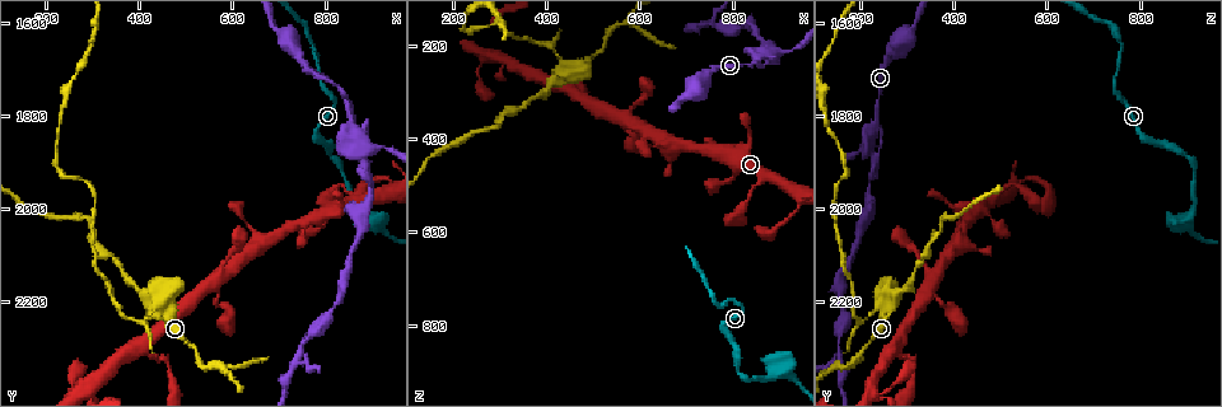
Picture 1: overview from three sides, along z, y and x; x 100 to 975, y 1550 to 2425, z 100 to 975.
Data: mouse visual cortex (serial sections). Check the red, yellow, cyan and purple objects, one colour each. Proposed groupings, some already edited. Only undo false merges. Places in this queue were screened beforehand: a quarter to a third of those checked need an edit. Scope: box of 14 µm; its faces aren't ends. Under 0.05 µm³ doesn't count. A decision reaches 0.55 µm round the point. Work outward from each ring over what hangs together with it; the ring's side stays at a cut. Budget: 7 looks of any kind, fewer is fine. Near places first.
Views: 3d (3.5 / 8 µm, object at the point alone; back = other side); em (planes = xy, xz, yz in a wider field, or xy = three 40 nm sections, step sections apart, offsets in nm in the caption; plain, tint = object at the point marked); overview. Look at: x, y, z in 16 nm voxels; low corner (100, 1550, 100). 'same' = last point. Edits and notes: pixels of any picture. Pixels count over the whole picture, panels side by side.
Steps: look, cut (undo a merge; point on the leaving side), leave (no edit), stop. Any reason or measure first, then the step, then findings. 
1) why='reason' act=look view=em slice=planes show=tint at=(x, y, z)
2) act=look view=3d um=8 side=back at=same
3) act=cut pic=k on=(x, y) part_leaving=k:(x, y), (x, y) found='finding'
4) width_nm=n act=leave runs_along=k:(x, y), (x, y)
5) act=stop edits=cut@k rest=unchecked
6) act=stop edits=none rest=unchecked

why='sharp bend' act=look view=3d um=3.5 at=(855, 1830, 225)

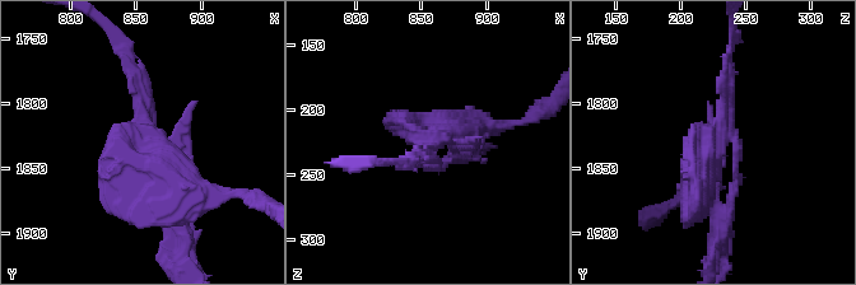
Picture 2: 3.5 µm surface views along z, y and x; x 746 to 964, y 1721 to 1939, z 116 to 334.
act=look view=em slice=xy step=2 show=tint at=(854, 1830, 224)

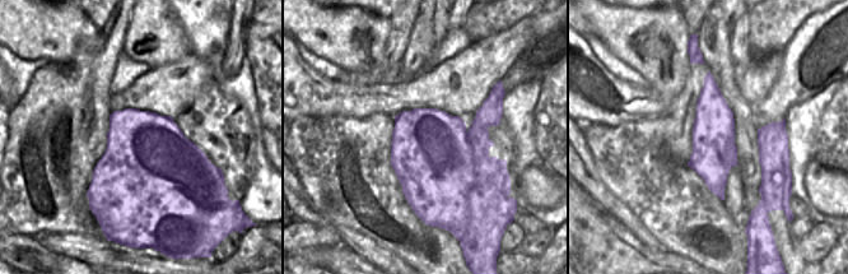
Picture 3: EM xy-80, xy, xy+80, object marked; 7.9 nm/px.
act=cut pic=2 on=(716, 261) part_leaving=2:(711, 209), (721, 225), (711, 264) found='two cells meet here'

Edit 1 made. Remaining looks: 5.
why='see it whole again' act=look view=overview

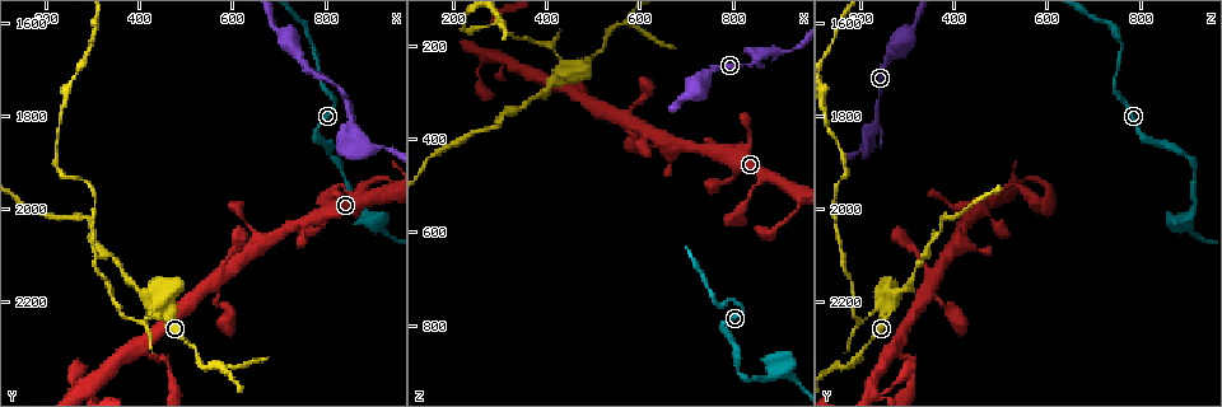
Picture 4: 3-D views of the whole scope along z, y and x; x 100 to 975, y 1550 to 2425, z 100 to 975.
why='narrows sharply' act=look view=3d um=3.5 side=back at=(460, 2195, 255)

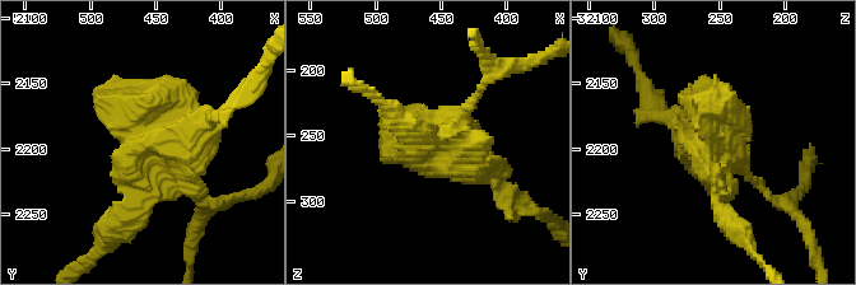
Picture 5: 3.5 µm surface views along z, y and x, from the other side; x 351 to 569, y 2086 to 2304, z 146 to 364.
act=look view=em slice=planes show=tint at=(454, 2196, 258)

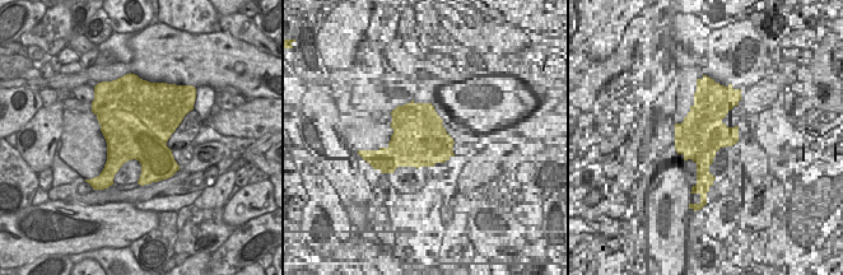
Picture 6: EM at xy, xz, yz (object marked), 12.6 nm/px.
act=look view=em slice=xy step=3 show=tint at=same

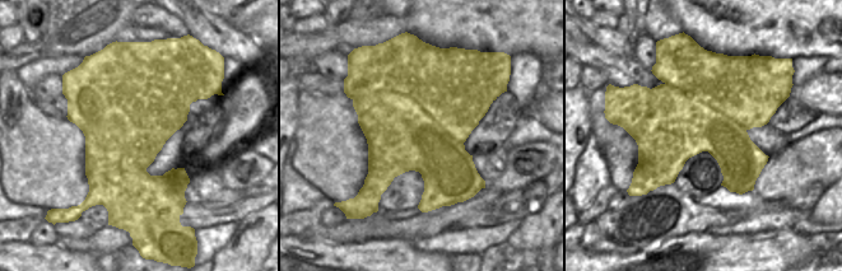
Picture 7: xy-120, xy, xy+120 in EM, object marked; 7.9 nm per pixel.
width_nm=950 act=cut pic=5 on=(706, 107) part_leaving=5:(724, 155), (776, 202), (792, 199) found='two cells meet here'

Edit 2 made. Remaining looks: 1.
act=stop edits=cut@2,cut@5 rest=unchecked

